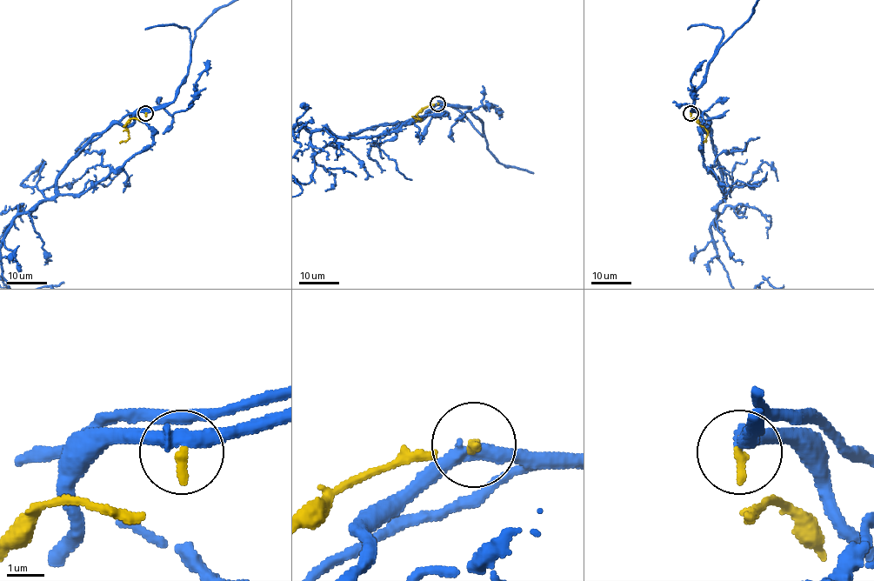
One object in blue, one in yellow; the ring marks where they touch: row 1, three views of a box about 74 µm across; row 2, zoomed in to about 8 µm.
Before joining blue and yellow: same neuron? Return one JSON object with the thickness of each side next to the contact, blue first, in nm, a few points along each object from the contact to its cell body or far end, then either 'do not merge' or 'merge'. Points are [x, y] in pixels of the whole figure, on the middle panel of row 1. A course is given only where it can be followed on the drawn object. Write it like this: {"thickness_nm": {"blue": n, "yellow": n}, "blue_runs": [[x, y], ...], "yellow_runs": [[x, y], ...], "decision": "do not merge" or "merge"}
{"thickness_nm": {"blue": 360, "yellow": 240}, "blue_runs": [[437, 104], [411, 123], [374, 125], [349, 136], [390, 133], [414, 117], [460, 118], [487, 104], [499, 119]], "yellow_runs": [[437, 103], [423, 107], [417, 114], [420, 120], [411, 116]], "decision": "do not merge"}

